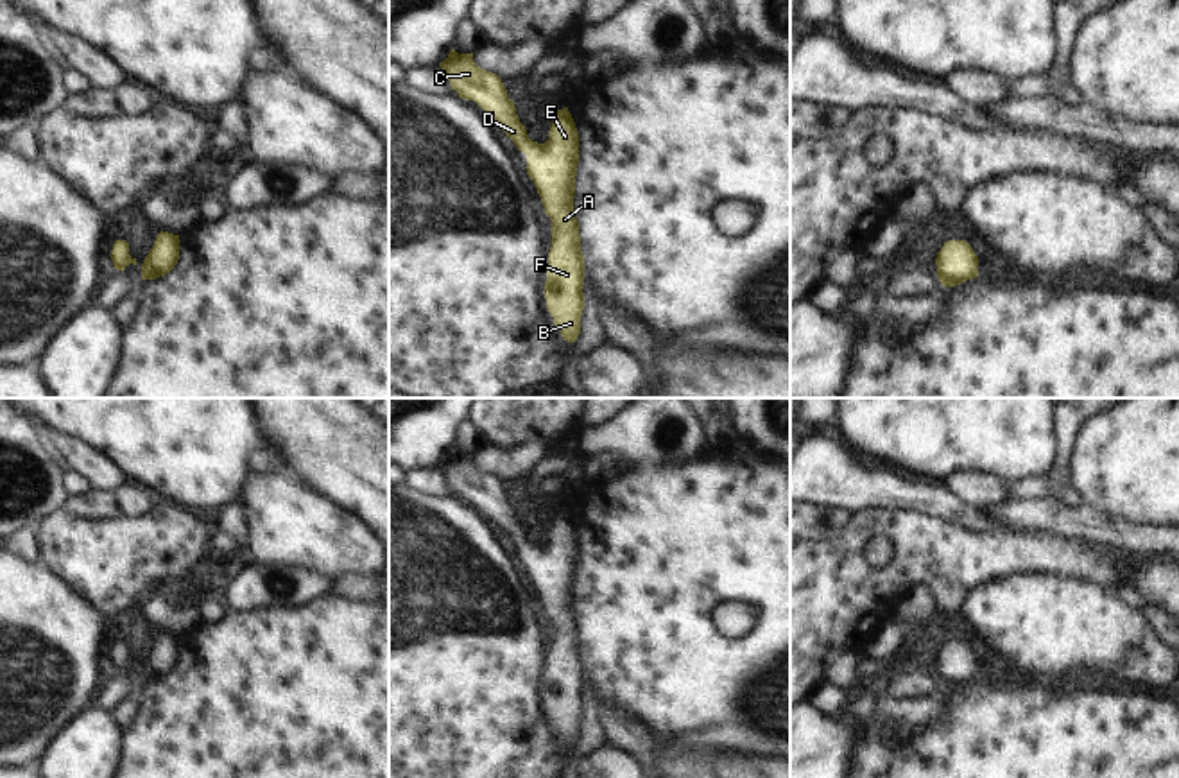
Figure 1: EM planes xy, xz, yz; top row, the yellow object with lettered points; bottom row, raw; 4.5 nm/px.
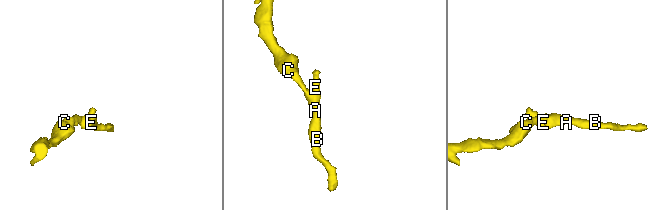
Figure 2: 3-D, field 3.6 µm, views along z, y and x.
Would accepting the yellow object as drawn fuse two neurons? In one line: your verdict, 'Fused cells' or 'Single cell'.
Single cell

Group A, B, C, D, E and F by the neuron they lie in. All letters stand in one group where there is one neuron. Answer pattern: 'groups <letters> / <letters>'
groups A B C D E F

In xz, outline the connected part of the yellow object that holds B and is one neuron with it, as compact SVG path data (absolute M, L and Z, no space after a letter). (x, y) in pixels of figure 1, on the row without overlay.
M453 450L439 466L460 500L475 502L502 525L502 532L527 556L527 575L534 583L545 615L552 622L552 649L545 683L545 701L563 740L575 744L584 712L584 658L573 611L579 565L579 536L568 509L557 511L548 541L532 543L516 516L502 480L482 471L471 455Z

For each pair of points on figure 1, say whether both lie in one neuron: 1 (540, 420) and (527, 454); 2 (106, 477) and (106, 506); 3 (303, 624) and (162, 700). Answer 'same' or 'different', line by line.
1: different
2: different
3: same

